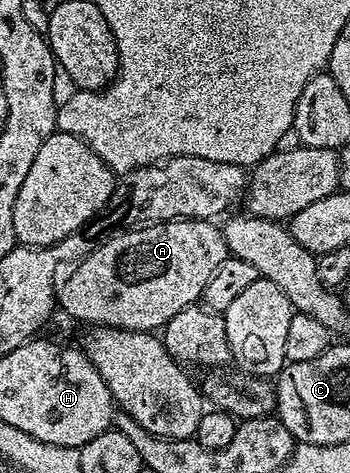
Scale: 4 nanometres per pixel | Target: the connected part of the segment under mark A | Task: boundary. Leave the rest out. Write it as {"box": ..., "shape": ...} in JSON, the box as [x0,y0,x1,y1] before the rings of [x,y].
{"box":[57,220,229,332],"shape":[[[180,220],[152,222],[138,228],[127,228],[108,242],[100,241],[89,256],[74,267],[67,279],[62,279],[57,290],[57,302],[71,318],[96,326],[115,326],[119,330],[155,332],[166,326],[177,312],[196,305],[203,297],[205,284],[221,268],[229,256],[223,231],[211,220]]]}

